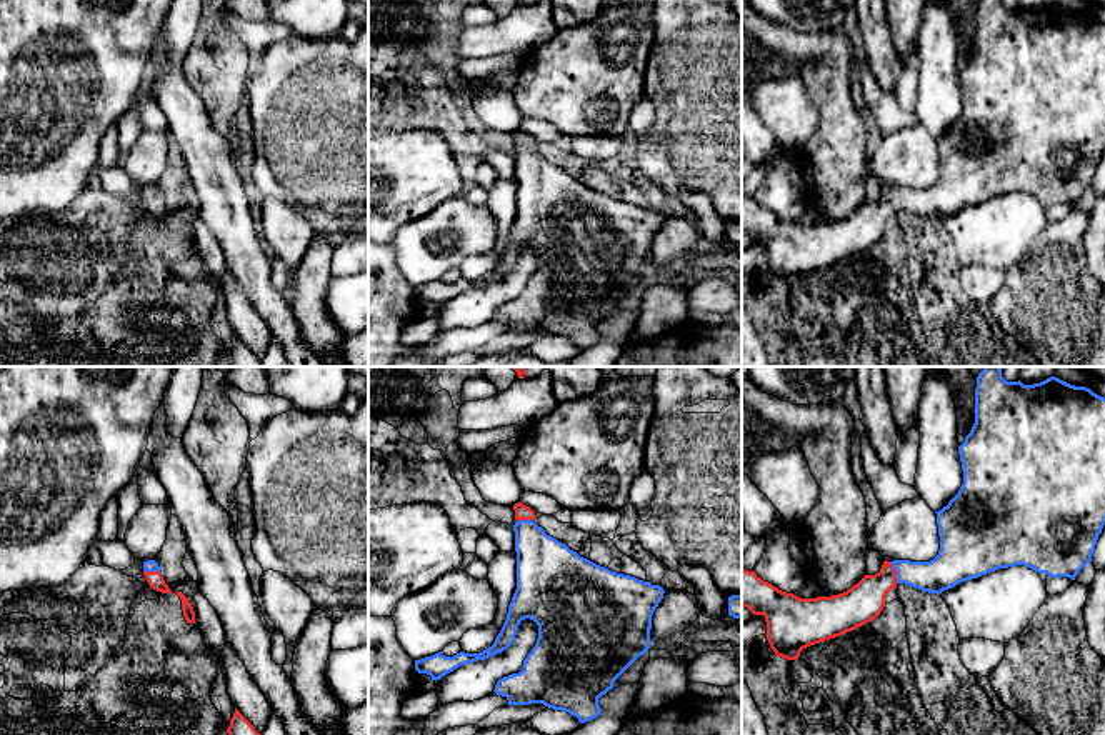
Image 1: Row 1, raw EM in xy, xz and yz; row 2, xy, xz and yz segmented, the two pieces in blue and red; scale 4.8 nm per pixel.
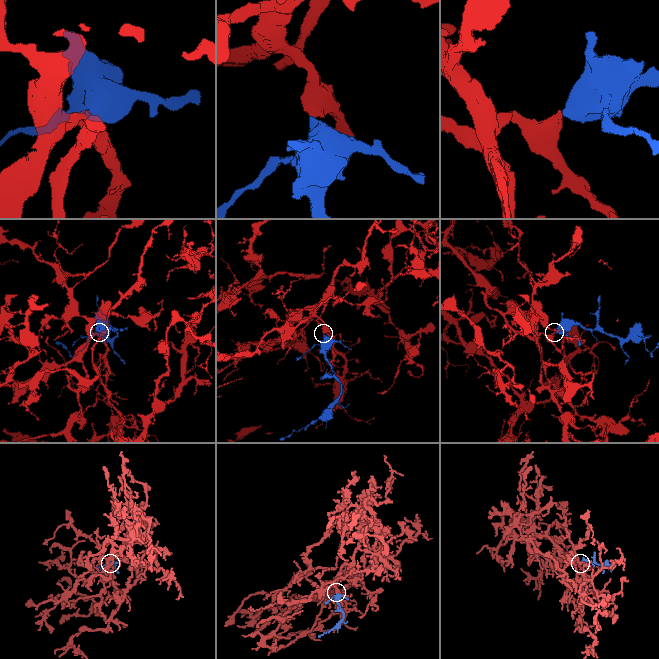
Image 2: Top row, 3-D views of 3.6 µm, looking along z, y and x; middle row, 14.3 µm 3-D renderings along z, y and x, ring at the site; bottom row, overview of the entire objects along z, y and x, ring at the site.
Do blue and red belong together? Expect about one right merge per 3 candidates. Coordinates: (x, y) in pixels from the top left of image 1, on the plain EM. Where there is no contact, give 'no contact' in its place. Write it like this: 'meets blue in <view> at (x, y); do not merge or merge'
meets blue in yz at (895, 197); merge

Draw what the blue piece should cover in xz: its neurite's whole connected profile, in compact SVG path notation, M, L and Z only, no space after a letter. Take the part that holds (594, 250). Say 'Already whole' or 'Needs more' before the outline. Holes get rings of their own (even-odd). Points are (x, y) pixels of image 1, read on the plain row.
Needs more. M522 128L513 132L515 137L515 178L517 178L517 217L508 232L505 250L492 273L480 280L460 278L453 283L445 283L442 278L415 287L415 297L427 300L432 307L440 307L460 292L485 287L502 280L513 268L522 247L530 245L538 252L538 265L532 278L523 287L523 297L503 303L495 312L495 320L508 327L507 332L543 330L548 335L568 338L580 350L597 345L602 338L598 325L613 315L615 307L650 273L652 242L663 225L665 217L660 212L638 207L630 202L612 198L600 193L565 170L545 160L533 145L535 138Z

